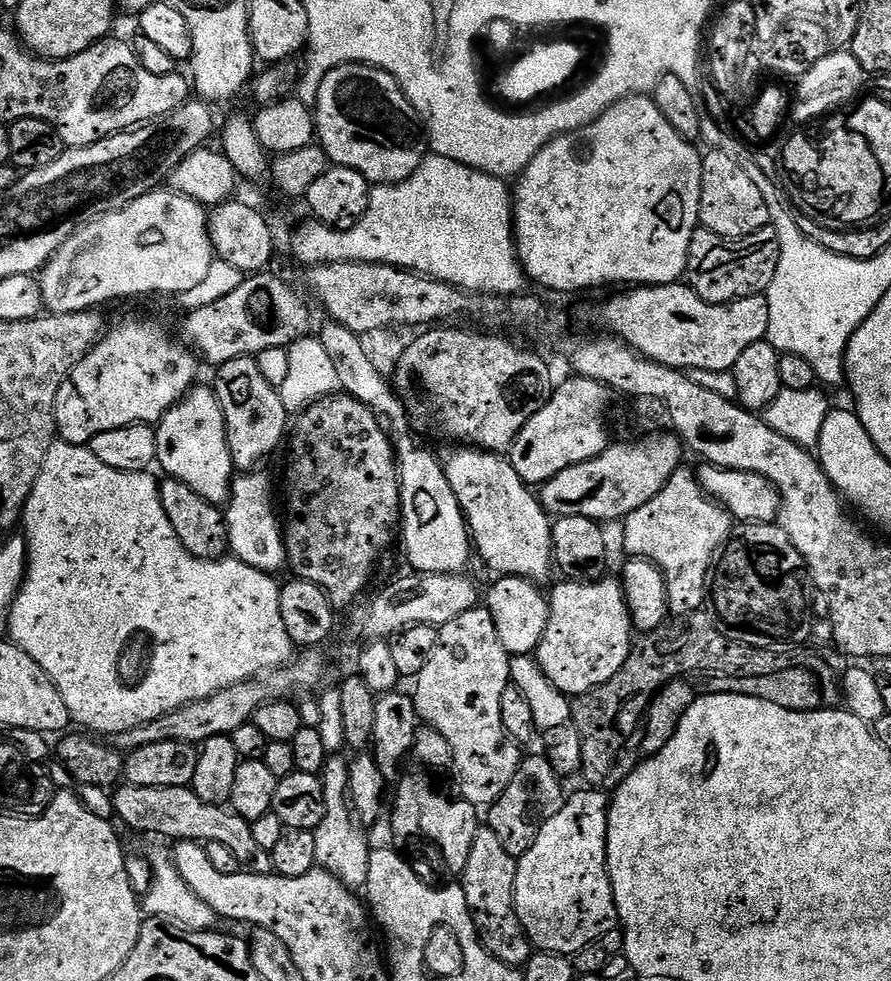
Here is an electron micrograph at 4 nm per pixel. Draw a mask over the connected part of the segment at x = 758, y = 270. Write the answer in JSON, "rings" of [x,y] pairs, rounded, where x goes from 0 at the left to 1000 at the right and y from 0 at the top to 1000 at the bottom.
{"rings":[[[863,230],[846,239],[835,241],[832,245],[816,245],[801,239],[792,231],[782,231],[772,256],[772,276],[770,288],[778,294],[793,310],[818,310],[825,306],[836,306],[843,302],[861,299],[864,287],[871,285],[875,248],[870,232]]]}

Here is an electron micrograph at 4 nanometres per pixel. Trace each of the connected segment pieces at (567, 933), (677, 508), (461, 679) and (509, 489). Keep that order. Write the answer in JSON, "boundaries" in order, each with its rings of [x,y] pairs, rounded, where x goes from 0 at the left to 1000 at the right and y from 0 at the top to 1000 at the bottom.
{"boundaries":[[[[673,805],[660,806],[664,807],[646,807],[643,811],[641,808],[634,814],[631,826],[626,826],[626,830],[622,830],[622,834],[617,834],[617,838],[613,838],[613,842],[608,842],[608,846],[604,846],[604,854],[599,854],[599,858],[593,863],[590,871],[582,874],[579,879],[577,919],[584,942],[588,946],[588,951],[593,953],[593,959],[597,961],[598,967],[607,970],[625,970],[639,977],[645,975],[649,968],[653,968],[653,964],[667,960],[667,956],[671,956],[671,952],[680,952],[680,948],[690,946],[694,942],[687,900],[682,894],[682,822],[685,815],[681,810],[677,811]]],[[[772,475],[761,478],[737,506],[730,508],[725,516],[716,516],[712,524],[698,531],[704,566],[728,571],[738,577],[747,593],[750,623],[759,630],[791,619],[799,568],[822,543],[823,537],[822,525],[790,503],[782,482],[778,478],[776,481]]],[[[547,619],[523,622],[523,626],[514,626],[514,630],[494,639],[492,659],[483,667],[483,675],[466,689],[465,697],[467,729],[505,756],[507,787],[516,802],[515,814],[535,822],[554,819],[563,805],[572,801],[572,793],[577,793],[586,774],[586,762],[570,751],[570,745],[563,740],[563,703],[572,699],[572,670],[563,654],[559,654],[559,642],[554,642],[554,630],[550,630]]],[[[529,455],[508,456],[508,461],[497,466],[498,482],[505,491],[505,499],[514,508],[521,529],[525,532],[525,541],[530,547],[532,563],[543,570],[543,575],[558,588],[580,587],[598,593],[611,593],[622,583],[620,569],[620,536],[621,531],[608,517],[603,503],[594,494],[581,487],[581,479],[577,479],[574,468],[554,461],[541,461]]]]}

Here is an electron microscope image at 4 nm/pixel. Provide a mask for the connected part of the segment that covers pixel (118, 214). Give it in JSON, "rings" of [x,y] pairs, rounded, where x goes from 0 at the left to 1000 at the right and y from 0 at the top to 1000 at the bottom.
{"rings":[[[176,194],[165,196],[137,214],[111,220],[88,233],[55,263],[43,284],[51,315],[55,319],[79,320],[117,312],[112,310],[120,306],[135,306],[138,302],[166,302],[169,298],[201,300],[218,296],[218,292],[231,283],[231,275],[236,275],[239,264],[240,254],[233,242],[233,216],[230,209],[192,194]]]}

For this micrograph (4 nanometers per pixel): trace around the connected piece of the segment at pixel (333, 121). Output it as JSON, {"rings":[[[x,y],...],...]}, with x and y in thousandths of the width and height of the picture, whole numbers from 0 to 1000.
{"rings":[[[385,65],[373,69],[352,95],[357,147],[374,168],[402,173],[418,190],[451,187],[474,168],[478,160],[474,123],[433,71],[414,65]]]}

